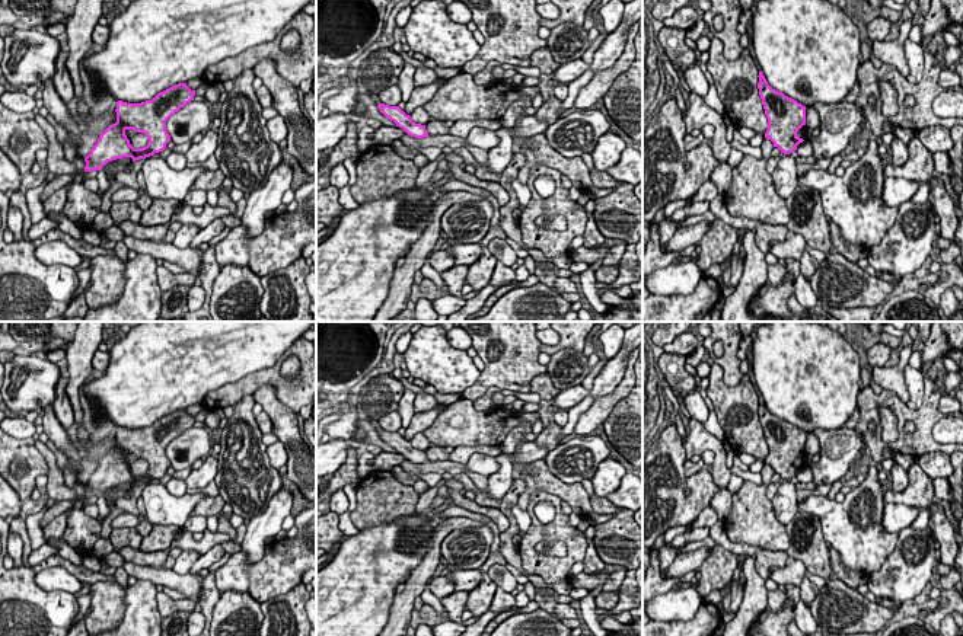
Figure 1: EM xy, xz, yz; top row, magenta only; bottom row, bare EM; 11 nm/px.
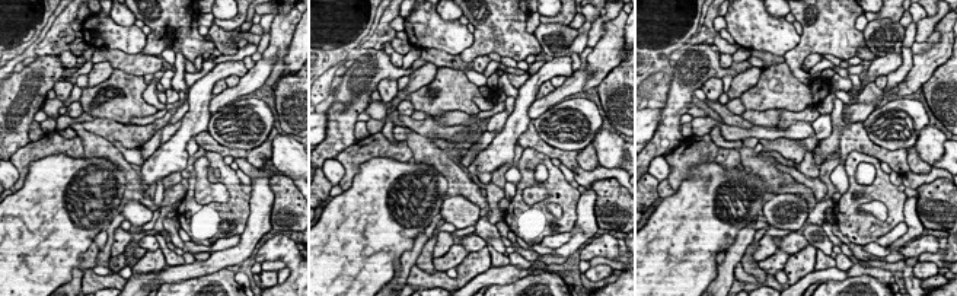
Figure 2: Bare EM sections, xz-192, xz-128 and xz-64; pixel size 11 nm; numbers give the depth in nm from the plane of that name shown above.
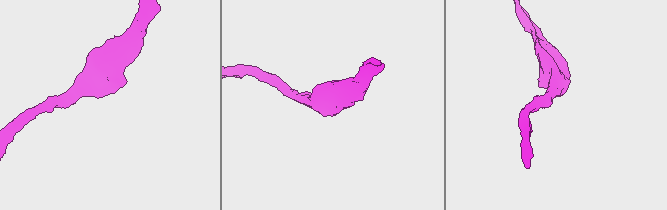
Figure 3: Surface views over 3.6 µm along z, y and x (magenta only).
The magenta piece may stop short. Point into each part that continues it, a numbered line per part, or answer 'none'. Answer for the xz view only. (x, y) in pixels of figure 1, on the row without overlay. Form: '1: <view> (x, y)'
none

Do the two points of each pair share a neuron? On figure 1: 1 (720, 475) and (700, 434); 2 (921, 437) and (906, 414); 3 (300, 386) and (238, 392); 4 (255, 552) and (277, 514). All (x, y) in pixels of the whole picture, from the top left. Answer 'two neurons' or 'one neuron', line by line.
1: one neuron
2: one neuron
3: one neuron
4: one neuron

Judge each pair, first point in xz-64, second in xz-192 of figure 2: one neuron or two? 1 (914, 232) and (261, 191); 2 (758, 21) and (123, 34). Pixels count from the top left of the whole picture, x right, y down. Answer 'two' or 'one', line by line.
1: one
2: one

